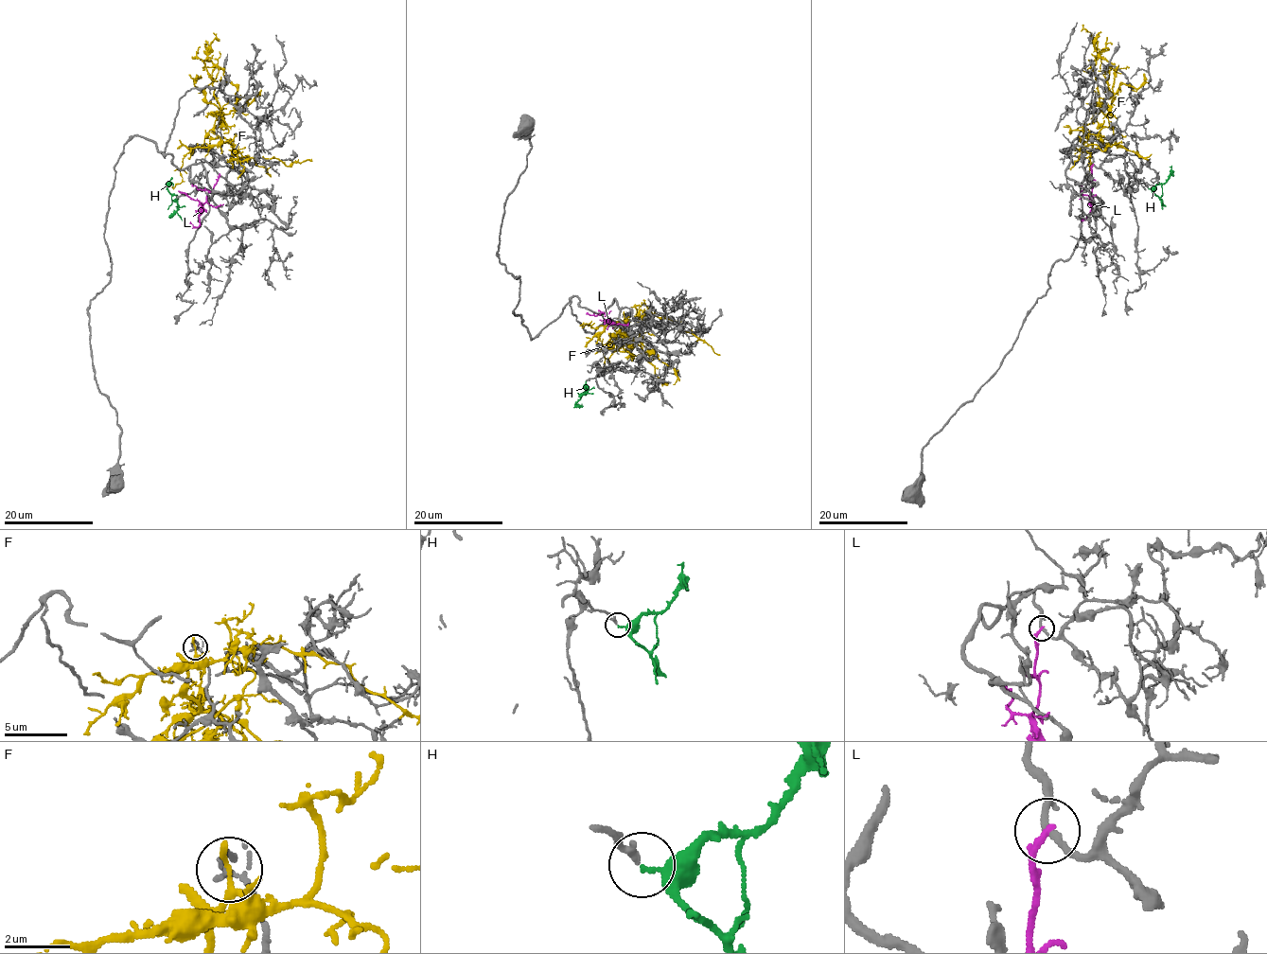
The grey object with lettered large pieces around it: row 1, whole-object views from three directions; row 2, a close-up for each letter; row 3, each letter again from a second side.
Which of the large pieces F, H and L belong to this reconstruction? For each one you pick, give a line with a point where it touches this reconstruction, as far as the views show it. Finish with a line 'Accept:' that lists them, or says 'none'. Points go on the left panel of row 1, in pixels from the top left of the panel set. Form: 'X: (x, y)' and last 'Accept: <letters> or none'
H: (176, 198)
Accept: H

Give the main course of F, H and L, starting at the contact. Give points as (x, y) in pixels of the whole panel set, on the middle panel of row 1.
F: (624, 315), (628, 321), (641, 324), (642, 318), (649, 314), (666, 317), (704, 340), (720, 355)
H: (585, 380), (586, 390), (577, 401), (581, 407)
L: (626, 326), (607, 322), (599, 309)

